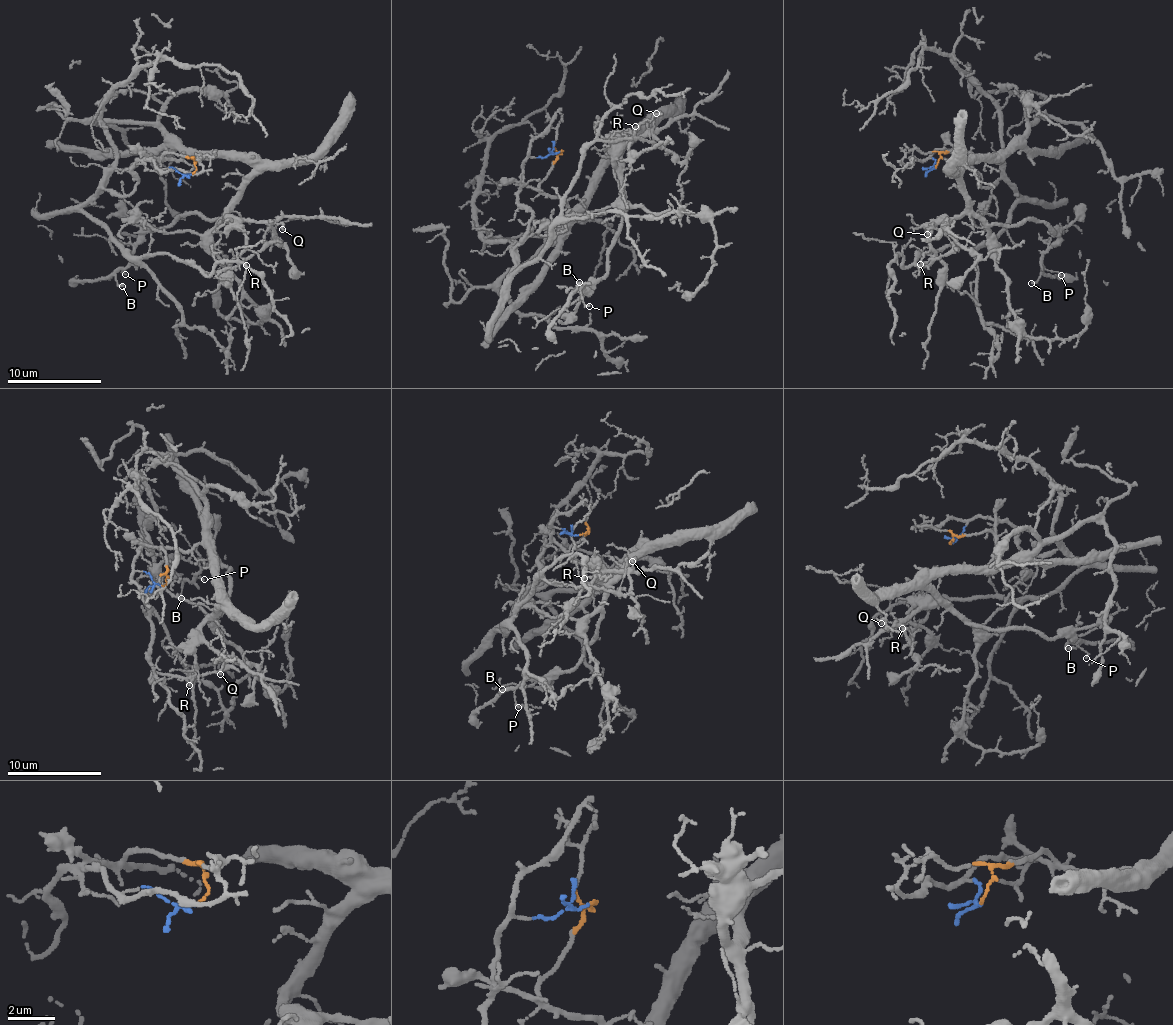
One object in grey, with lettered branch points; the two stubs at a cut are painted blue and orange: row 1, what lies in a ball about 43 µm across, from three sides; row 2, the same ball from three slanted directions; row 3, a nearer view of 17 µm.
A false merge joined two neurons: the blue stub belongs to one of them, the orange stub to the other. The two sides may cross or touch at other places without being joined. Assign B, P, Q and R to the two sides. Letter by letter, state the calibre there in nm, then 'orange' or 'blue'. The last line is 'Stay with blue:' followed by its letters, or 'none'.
B: 170 nm thick; orange
P: 120 nm thick; orange
Q: 140 nm thick; orange
R: 110 nm thick; orange
Stay with blue: none

